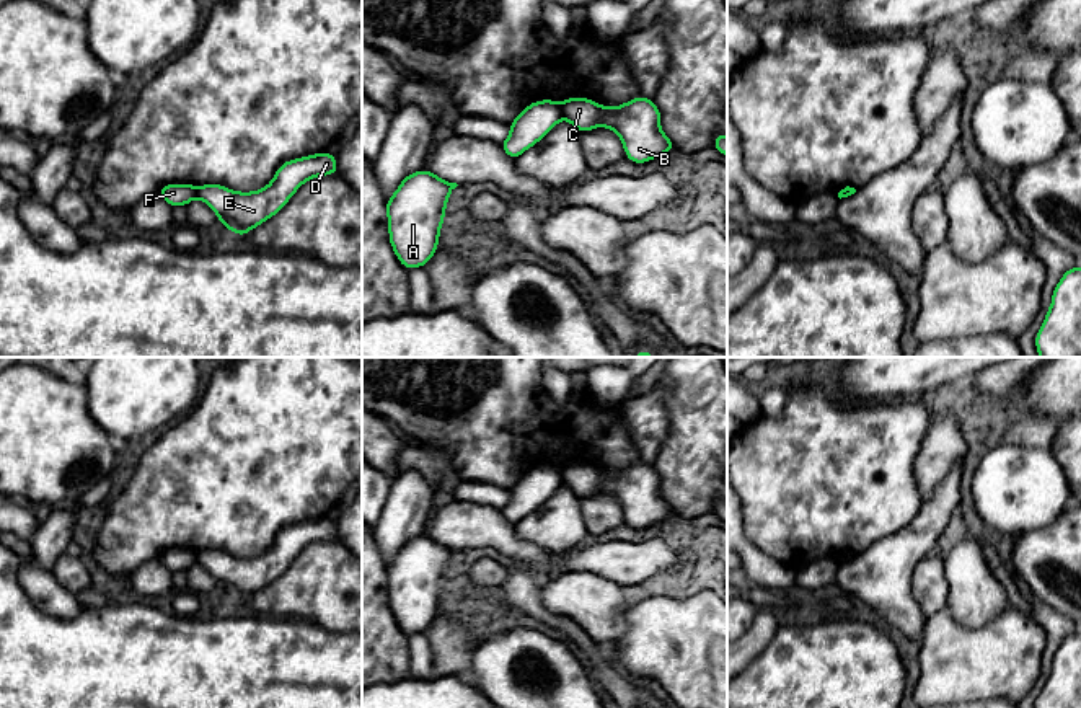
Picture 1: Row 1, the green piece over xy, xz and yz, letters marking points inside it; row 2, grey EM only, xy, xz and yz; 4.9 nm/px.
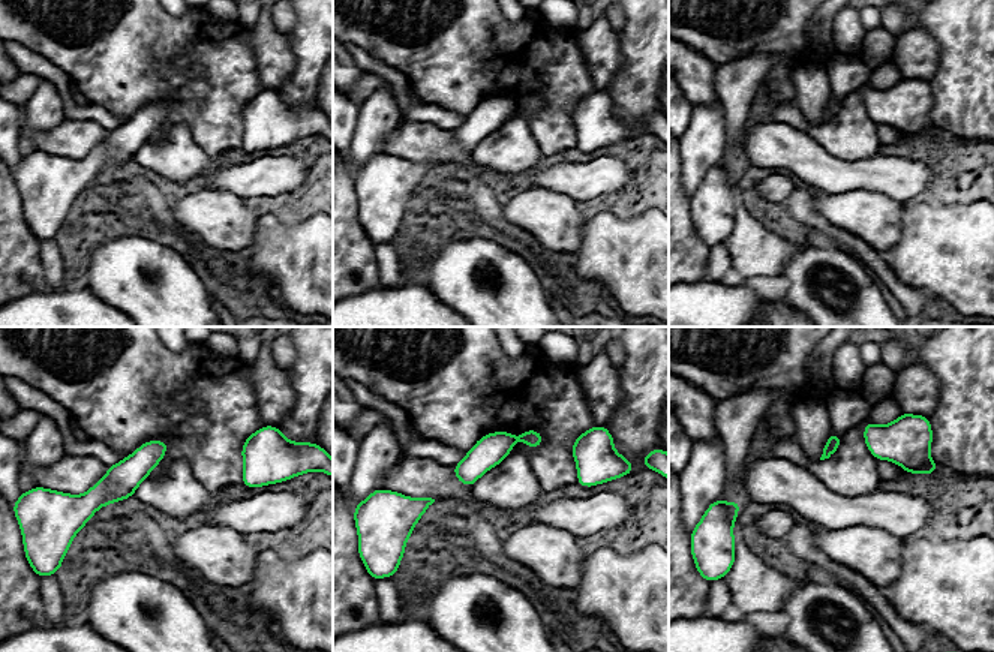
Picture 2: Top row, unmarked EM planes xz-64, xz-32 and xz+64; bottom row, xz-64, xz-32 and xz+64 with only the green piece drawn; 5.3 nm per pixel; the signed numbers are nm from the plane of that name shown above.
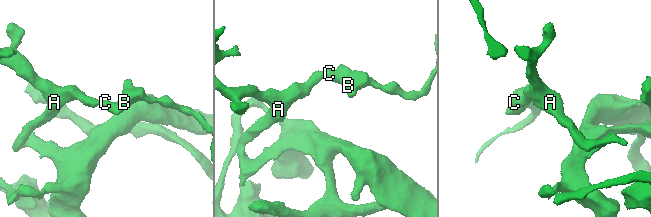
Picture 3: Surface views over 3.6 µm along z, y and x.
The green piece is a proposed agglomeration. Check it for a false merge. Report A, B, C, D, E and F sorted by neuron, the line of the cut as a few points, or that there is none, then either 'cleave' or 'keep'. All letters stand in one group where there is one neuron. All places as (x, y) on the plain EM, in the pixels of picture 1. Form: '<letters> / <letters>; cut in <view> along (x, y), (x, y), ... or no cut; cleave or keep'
A F / B C D E; cut in xz along (558, 470), (563, 482); cleave

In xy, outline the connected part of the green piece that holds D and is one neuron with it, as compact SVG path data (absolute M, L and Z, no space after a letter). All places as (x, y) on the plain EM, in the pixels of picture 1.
M329 517L282 529L276 537L274 545L259 556L238 558L222 550L204 550L197 553L196 560L217 579L222 592L235 597L238 602L243 602L254 592L276 581L305 546L326 540L338 540L336 520L331 520Z

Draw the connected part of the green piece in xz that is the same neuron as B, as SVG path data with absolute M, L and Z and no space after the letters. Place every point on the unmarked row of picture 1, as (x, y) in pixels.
M642 460L618 473L605 473L582 462L569 463L559 471L563 483L579 498L600 491L615 496L633 529L646 529L677 514L660 496L660 475Z

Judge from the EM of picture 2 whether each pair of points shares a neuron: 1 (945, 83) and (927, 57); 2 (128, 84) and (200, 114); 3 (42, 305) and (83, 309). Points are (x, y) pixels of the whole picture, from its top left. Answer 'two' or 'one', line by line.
1: two
2: one
3: one

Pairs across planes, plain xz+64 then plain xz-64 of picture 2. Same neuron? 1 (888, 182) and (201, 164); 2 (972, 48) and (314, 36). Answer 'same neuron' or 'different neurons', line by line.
1: different neurons
2: same neuron

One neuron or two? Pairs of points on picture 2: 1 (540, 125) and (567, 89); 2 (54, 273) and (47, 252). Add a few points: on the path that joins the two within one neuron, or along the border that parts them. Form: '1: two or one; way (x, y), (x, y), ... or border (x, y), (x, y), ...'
1: one; way (549, 116), (556, 108), (558, 98)
2: one; way (54, 269), (51, 257)

